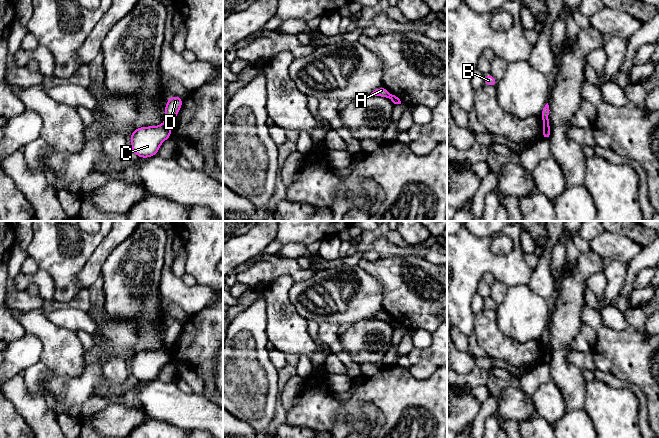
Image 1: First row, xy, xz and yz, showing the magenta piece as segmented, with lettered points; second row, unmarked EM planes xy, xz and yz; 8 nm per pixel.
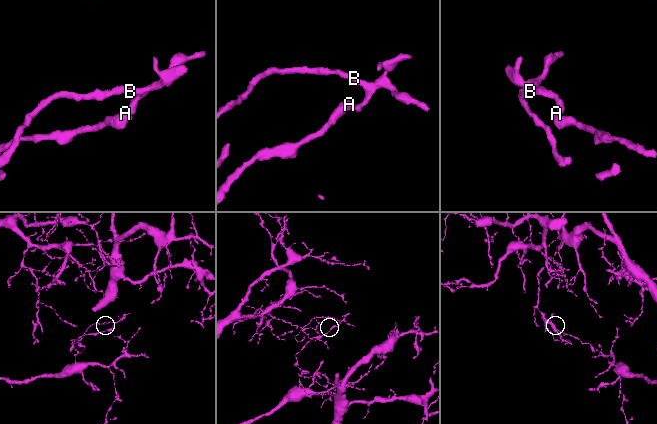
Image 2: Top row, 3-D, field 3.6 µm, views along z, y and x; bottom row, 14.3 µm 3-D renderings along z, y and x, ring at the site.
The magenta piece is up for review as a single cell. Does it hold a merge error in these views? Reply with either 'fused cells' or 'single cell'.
fused cells

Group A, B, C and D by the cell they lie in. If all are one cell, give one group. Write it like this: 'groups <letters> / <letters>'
groups A C / B D

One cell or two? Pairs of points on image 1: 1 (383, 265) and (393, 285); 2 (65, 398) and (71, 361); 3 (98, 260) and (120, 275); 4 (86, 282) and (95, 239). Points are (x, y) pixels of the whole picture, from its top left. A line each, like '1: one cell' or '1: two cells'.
1: one cell
2: two cells
3: two cells
4: two cells

